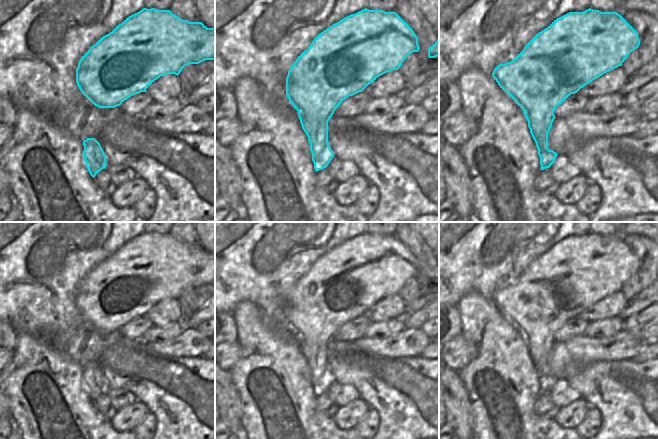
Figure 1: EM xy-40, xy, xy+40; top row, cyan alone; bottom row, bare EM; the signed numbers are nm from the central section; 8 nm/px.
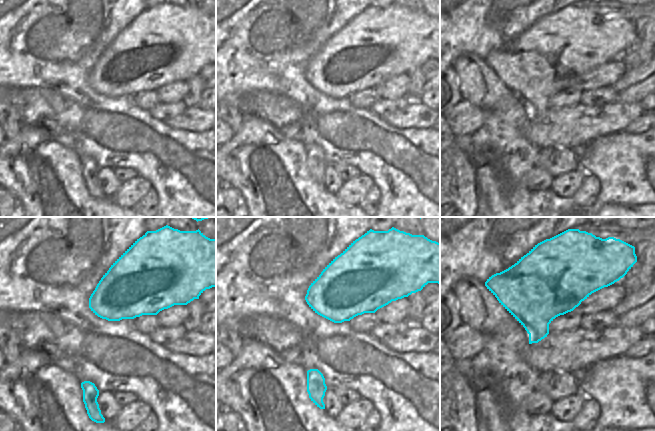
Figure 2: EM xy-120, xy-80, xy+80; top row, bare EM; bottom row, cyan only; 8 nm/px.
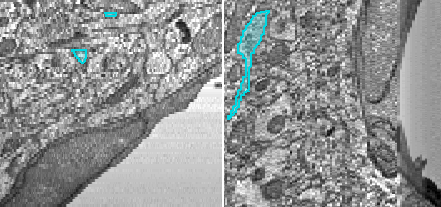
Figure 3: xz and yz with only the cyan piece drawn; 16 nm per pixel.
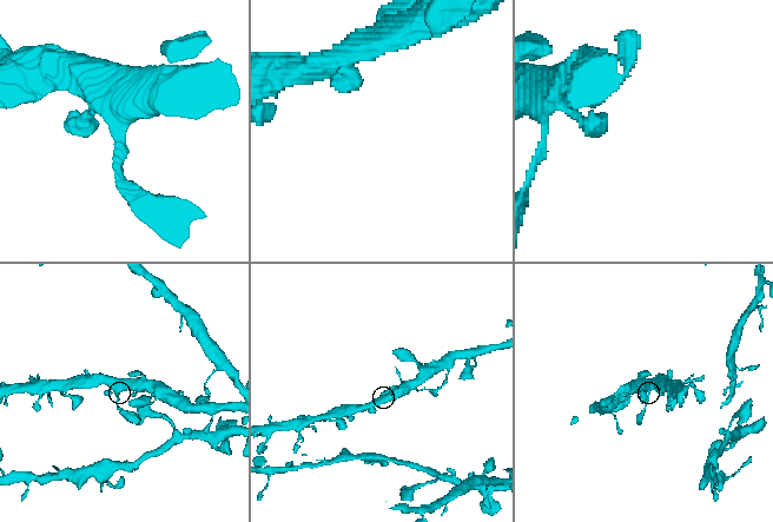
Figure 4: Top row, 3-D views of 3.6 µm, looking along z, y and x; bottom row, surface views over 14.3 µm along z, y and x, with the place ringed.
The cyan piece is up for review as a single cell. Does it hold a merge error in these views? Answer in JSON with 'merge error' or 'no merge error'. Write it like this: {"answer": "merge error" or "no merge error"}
{"answer": "no merge error"}

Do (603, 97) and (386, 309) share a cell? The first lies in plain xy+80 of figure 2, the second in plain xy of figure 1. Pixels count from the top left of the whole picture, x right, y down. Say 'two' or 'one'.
two

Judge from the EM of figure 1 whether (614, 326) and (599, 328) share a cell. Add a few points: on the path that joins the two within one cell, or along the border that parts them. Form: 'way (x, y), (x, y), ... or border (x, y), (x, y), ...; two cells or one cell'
way (610, 326), (603, 328); one cell

